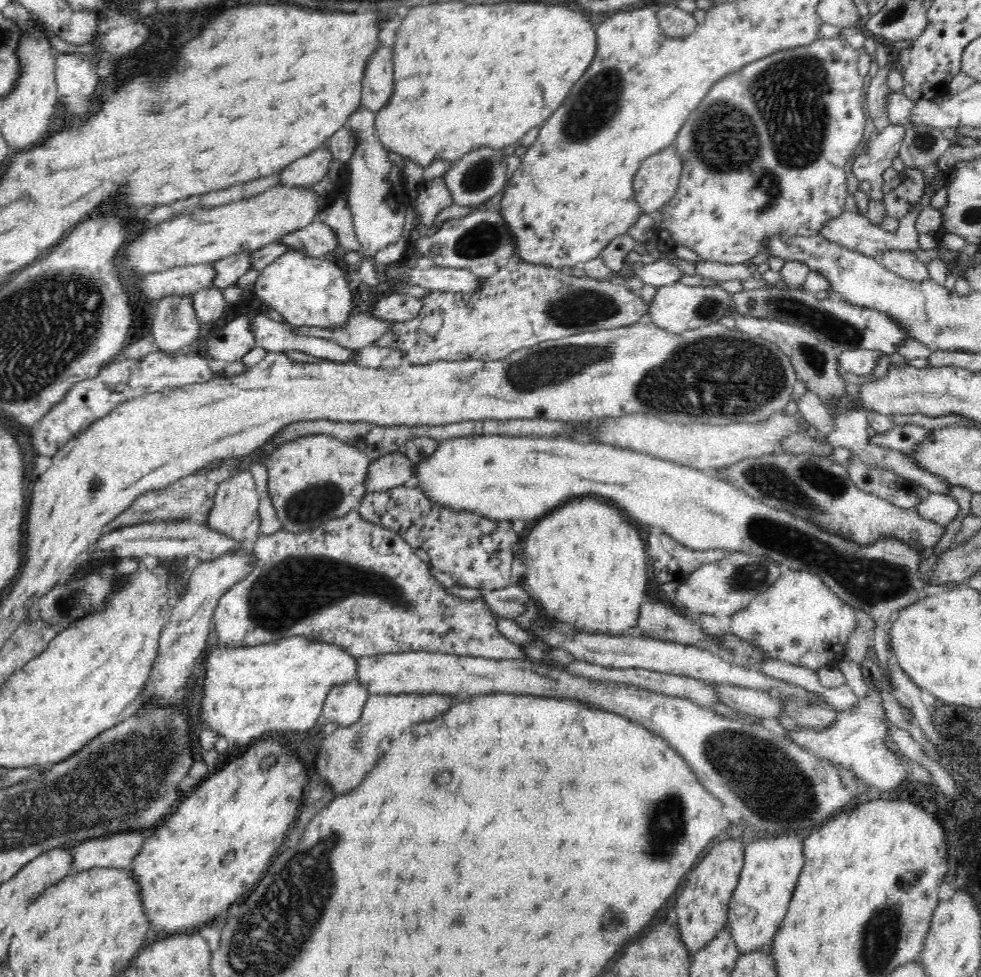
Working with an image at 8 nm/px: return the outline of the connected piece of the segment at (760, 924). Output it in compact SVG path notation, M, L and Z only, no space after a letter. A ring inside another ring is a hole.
M760 836L747 840L744 864L730 900L726 925L740 954L770 945L796 888L804 866L804 838L798 836Z

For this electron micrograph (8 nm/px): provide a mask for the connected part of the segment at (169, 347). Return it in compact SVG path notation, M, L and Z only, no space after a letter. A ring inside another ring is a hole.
M192 296L162 298L154 304L152 318L154 344L162 353L180 353L180 348L190 346L200 328L192 303Z

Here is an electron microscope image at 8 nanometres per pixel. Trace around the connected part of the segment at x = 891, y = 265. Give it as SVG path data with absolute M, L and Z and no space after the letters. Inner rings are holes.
M886 250L876 257L886 270L895 272L905 279L920 282L930 279L926 269L927 264L920 262L911 252L901 252L900 250Z

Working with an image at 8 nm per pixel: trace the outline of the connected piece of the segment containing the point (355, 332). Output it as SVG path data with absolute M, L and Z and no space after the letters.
M354 314L352 320L347 320L346 326L335 329L324 329L322 327L294 326L294 334L302 336L315 336L336 342L344 348L356 350L365 346L373 345L394 322L380 320L368 314Z

